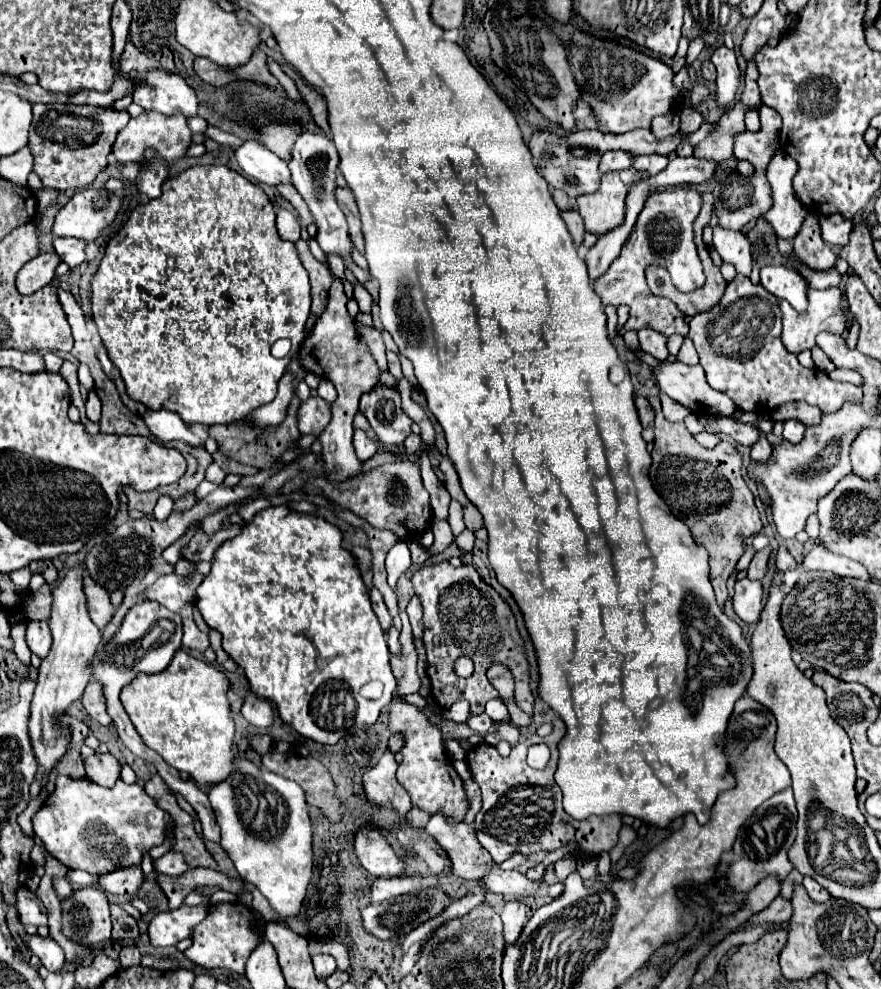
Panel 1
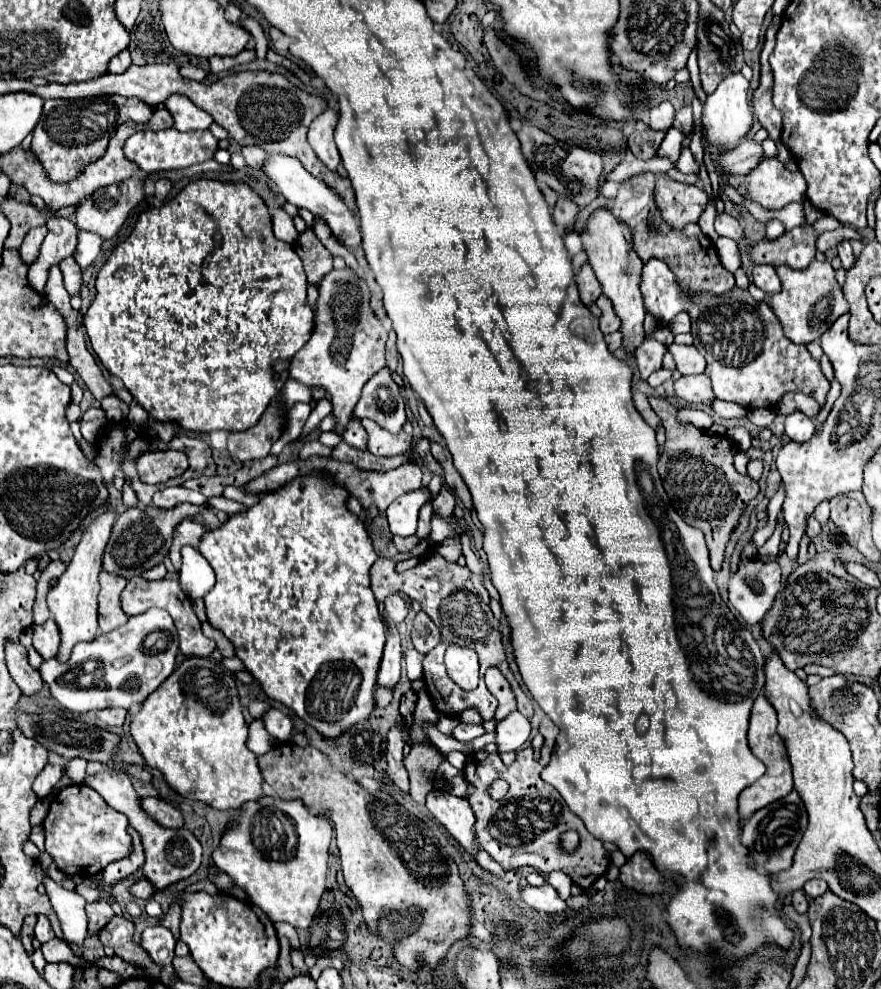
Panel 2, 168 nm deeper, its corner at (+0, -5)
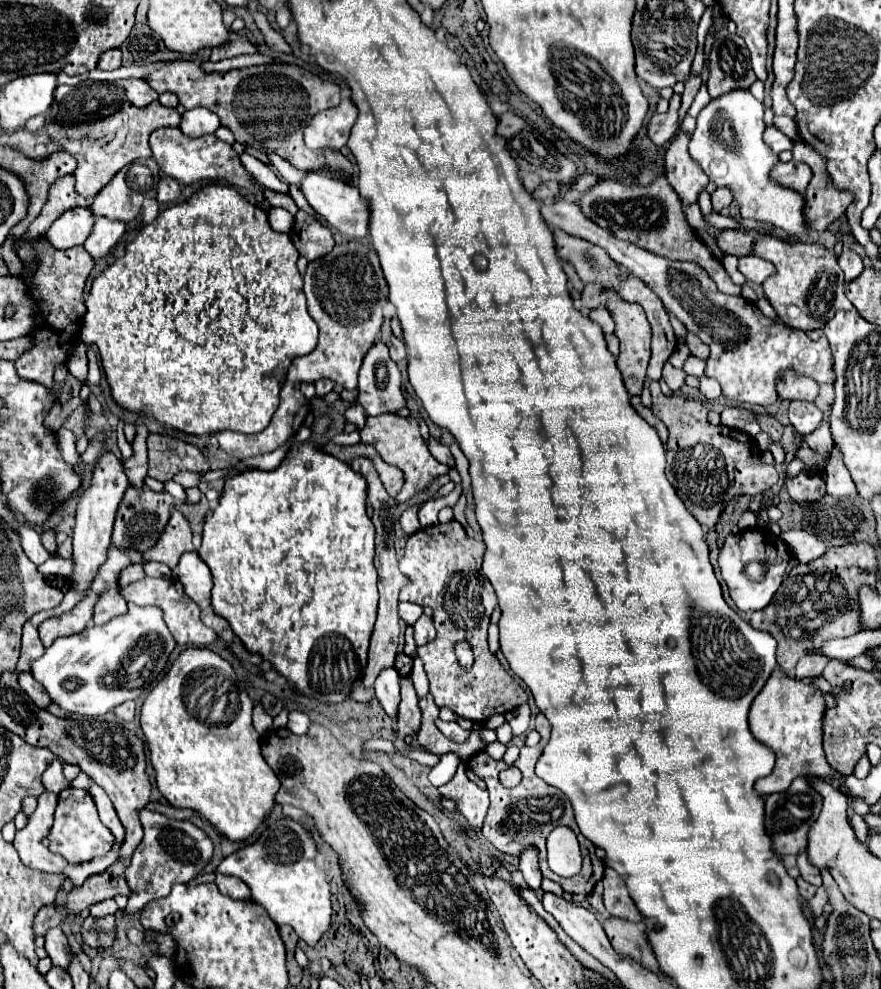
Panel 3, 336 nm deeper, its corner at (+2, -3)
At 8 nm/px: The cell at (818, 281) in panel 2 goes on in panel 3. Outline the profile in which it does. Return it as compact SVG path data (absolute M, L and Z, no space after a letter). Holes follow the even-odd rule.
M759 233L753 243L753 255L759 255L775 265L775 275L765 279L763 289L765 297L787 327L801 331L823 329L823 325L839 309L853 309L851 301L845 297L845 279L841 267L837 265L837 257L825 247L803 241L787 243L771 233Z

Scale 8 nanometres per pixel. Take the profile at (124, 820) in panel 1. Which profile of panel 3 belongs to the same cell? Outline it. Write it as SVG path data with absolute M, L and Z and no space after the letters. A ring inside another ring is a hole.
M69 787L59 793L59 803L53 815L53 827L47 835L49 839L49 851L63 855L69 863L85 863L93 859L95 855L103 857L113 847L113 835L111 831L99 821L95 803L85 789Z

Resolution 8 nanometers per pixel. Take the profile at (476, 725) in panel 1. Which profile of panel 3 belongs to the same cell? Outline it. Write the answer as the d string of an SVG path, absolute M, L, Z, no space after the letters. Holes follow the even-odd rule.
M437 719L435 725L437 725L437 729L439 729L447 739L451 739L451 741L455 741L455 743L463 743L463 741L469 737L469 731L465 731L459 723L447 723L447 721L443 721L443 719Z

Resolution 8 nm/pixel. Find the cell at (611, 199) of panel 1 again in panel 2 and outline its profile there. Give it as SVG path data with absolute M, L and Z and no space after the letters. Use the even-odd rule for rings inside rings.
M597 209L591 213L587 219L585 229L581 231L583 239L583 249L587 251L589 265L593 267L603 293L613 301L615 313L621 319L621 333L623 333L623 347L627 351L635 351L643 343L643 317L645 317L645 307L639 291L639 275L641 275L641 265L643 261L633 253L633 237L627 229L627 225L621 225L609 209Z

